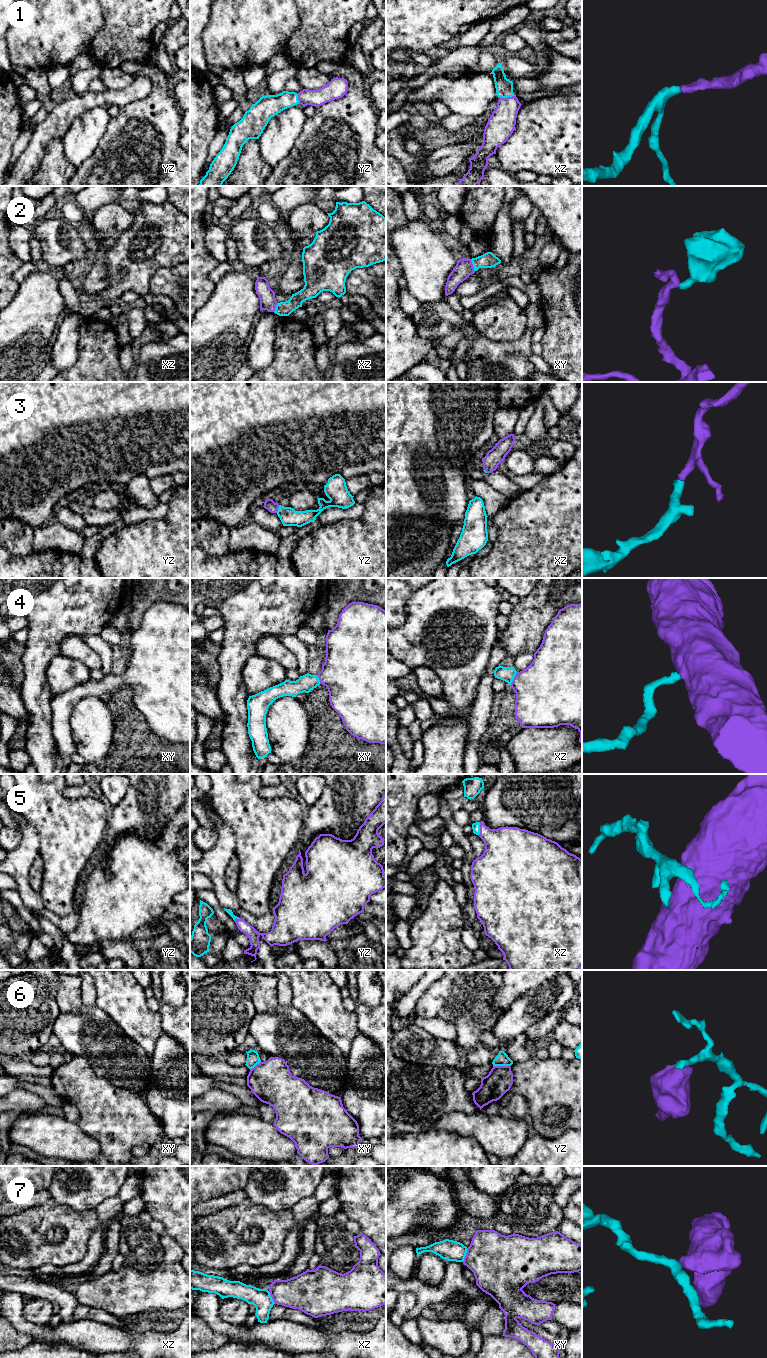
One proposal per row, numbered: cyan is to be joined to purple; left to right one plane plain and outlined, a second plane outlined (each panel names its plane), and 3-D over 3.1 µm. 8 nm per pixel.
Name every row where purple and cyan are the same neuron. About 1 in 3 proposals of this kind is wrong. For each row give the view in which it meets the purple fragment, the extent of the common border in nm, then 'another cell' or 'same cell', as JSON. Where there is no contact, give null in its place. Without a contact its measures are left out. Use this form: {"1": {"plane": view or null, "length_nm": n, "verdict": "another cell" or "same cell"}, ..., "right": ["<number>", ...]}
{"1": {"plane": "xz", "length_nm": 130, "verdict": "same cell"}, "2": {"plane": "xy", "length_nm": 100, "verdict": "same cell"}, "3": {"plane": "yz", "length_nm": 70, "verdict": "same cell"}, "4": {"plane": "xz", "length_nm": 130, "verdict": "same cell"}, "5": {"plane": "xz", "length_nm": 110, "verdict": "same cell"}, "6": {"plane": "yz", "length_nm": 140, "verdict": "another cell"}, "7": {"plane": "xy", "length_nm": 120, "verdict": "another cell"}, "right": ["1", "2", "3", "4", "5"]}

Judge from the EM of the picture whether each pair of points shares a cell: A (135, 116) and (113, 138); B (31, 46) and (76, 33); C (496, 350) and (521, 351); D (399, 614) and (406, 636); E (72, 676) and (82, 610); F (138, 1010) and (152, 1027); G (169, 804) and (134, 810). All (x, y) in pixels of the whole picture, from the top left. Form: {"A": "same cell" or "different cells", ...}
{"A": "same cell", "B": "same cell", "C": "same cell", "D": "different cells", "E": "different cells", "F": "same cell", "G": "same cell"}

